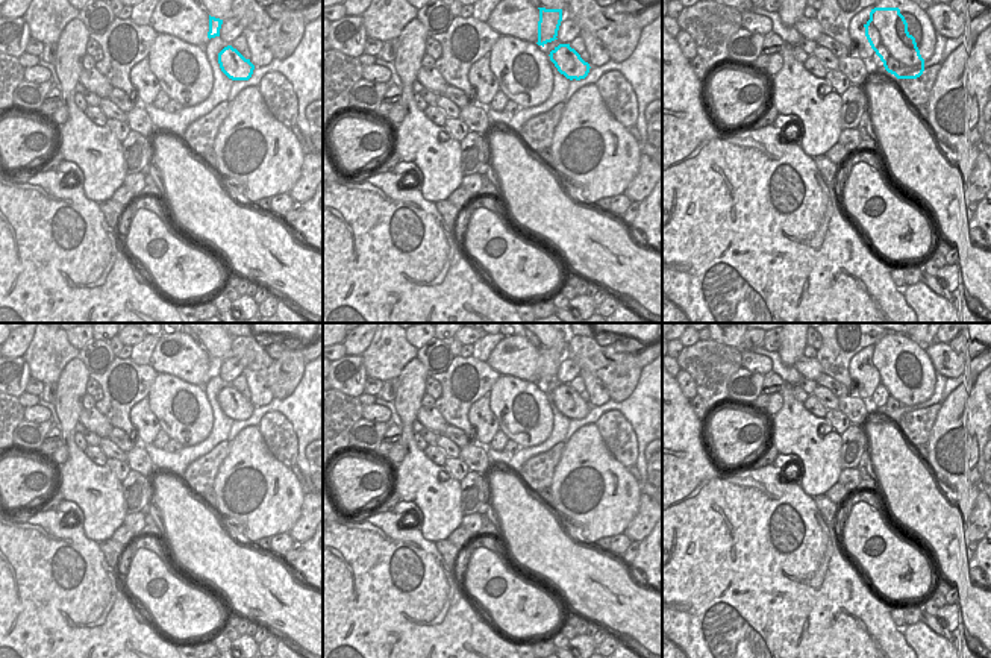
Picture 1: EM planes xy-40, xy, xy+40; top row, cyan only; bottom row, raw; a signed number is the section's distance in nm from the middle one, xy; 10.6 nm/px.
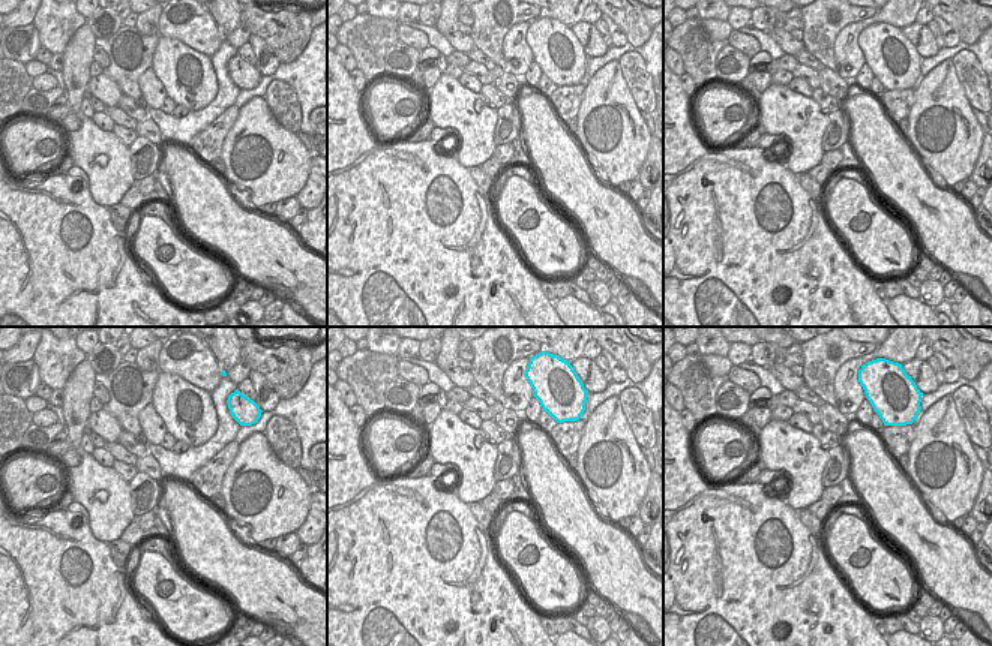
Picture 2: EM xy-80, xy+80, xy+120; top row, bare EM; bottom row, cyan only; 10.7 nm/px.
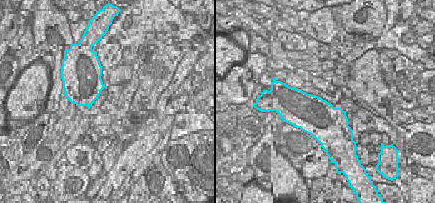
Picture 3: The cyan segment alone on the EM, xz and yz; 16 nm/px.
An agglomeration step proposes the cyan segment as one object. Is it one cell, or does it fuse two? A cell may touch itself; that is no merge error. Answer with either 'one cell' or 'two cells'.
two cells

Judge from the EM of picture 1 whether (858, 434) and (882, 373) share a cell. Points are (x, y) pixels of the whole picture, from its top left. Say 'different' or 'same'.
same

